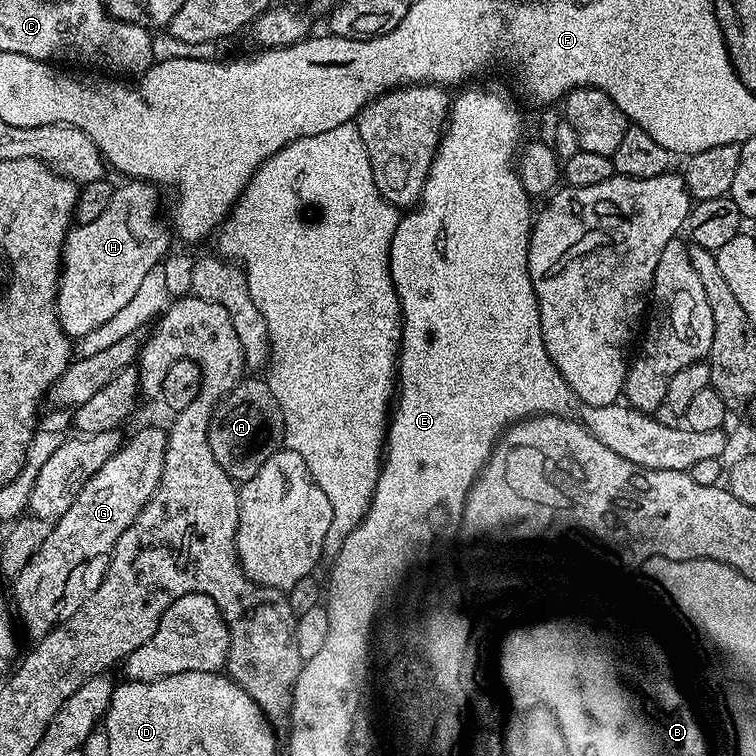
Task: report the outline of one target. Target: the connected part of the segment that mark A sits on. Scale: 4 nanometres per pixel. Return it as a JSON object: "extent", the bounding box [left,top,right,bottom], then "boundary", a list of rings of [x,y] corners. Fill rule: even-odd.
{"extent":[208,392,284,482],"boundary":[[[240,392],[232,404],[220,400],[216,403],[214,423],[208,429],[210,446],[214,450],[214,458],[218,458],[218,466],[226,470],[230,479],[243,482],[258,474],[262,462],[270,458],[270,454],[280,451],[284,444],[284,418],[264,418],[266,414],[279,410],[278,398],[274,394],[258,394],[250,396]]]}

